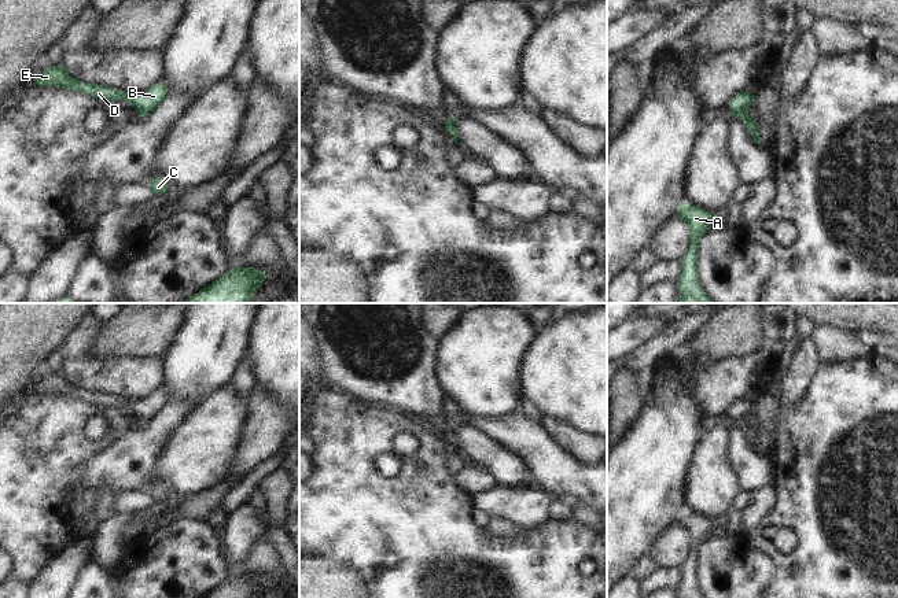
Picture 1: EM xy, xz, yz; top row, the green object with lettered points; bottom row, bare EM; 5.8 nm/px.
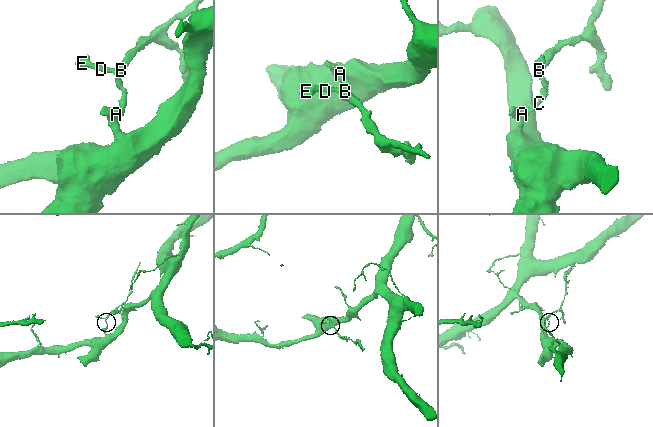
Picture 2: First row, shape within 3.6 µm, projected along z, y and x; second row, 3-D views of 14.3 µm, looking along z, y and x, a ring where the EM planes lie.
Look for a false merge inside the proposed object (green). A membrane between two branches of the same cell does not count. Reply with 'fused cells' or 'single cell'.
fused cells

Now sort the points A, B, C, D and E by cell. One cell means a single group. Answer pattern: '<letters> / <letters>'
A C / B D E

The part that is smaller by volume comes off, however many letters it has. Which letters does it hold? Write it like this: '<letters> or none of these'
B, D, E

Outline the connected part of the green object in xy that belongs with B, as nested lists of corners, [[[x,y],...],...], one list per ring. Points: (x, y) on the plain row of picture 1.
[[[63,370],[45,374],[37,384],[30,387],[30,391],[48,395],[62,394],[67,398],[78,398],[96,406],[114,409],[126,407],[139,421],[144,422],[155,418],[169,402],[163,387],[157,388],[150,396],[141,400],[130,400],[121,396],[111,396],[100,391],[77,388],[67,380]]]

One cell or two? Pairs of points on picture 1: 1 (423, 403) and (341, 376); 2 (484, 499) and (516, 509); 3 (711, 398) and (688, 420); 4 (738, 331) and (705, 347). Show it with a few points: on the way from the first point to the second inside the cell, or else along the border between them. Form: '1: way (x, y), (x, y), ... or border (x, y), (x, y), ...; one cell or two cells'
1: way (403, 386), (376, 384), (361, 380); one cell
2: way (492, 501), (508, 502); one cell
3: border (687, 380), (687, 394), (699, 410), (705, 427); two cells
4: way (729, 333), (713, 344); one cell

